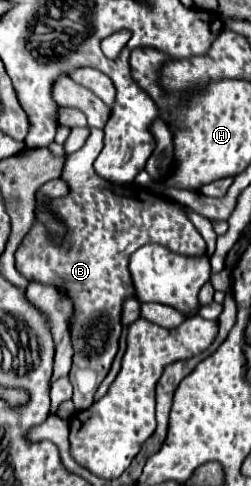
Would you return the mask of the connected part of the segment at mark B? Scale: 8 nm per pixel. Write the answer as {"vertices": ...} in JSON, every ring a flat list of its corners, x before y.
{"vertices":[[90,128,90,136,86,138,84,146,66,156,64,166,62,166,62,180,68,182,70,192,62,198,52,198,52,200,42,200,40,206,44,206,44,210,48,214,54,214,54,218,58,218,58,222,66,228,66,234,62,242,50,240,50,230,46,228,46,224,40,220,34,220,30,232,26,234,26,238,22,240,22,244,16,250,16,268,18,272,26,278,26,280,34,280,40,284,52,284,56,286,56,290,72,300,74,306,74,314,72,314,72,324,70,324,70,336,72,336,72,346,74,346,74,358,72,358,72,368,70,368,70,382,74,386,74,406,76,412,84,410,92,404,92,396,98,390,100,382,106,378,110,364,118,352,118,338,122,334,122,304,128,298,134,298,134,284,132,284,132,276,128,270,128,262,130,256,142,248,144,244,160,244,164,248,168,248,174,254,180,256,204,256,206,254,206,242,200,236,200,232,194,228,194,224,190,222,186,210,182,210,182,206,174,200,168,200,152,190,146,190,142,186,138,186,136,182,130,184,110,184,106,180,102,180,94,168,92,162,96,160,96,156,102,150,102,138,104,132,100,128]]}

